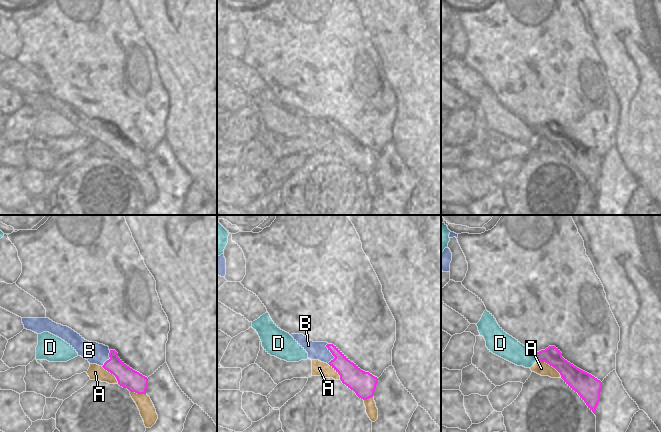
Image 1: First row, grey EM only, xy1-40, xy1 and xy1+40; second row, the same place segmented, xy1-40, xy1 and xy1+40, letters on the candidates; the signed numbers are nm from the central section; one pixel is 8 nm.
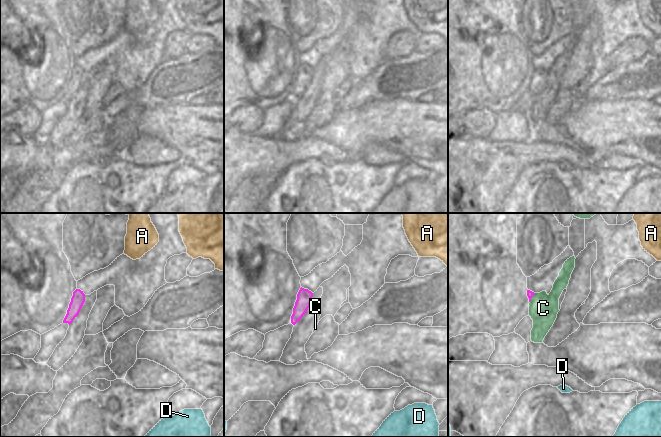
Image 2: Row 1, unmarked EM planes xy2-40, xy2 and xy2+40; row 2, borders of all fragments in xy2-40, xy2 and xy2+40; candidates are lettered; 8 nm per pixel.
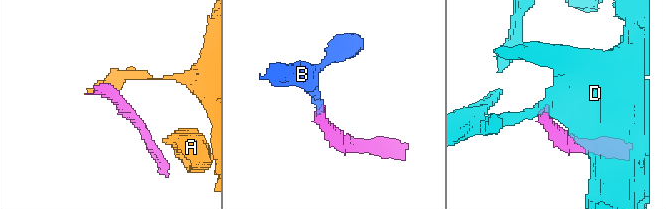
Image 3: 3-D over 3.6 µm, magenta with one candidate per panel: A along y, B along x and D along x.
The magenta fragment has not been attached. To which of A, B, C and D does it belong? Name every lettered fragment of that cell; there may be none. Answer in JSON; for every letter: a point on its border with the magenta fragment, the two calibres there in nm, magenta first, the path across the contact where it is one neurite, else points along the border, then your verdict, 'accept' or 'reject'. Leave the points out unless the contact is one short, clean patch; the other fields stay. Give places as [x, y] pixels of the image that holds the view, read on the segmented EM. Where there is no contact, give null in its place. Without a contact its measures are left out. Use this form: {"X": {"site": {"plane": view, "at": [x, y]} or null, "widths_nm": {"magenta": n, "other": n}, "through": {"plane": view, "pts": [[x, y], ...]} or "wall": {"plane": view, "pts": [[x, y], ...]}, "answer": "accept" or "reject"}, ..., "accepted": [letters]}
{"A": {"site": {"plane": "xy1+40", "at": [550, 365]}, "widths_nm": {"magenta": 170, "other": 110}, "answer": "reject"}, "B": {"site": {"plane": "xy1", "at": [331, 352]}, "widths_nm": {"magenta": 170, "other": 140}, "through": {"plane": "xy1", "pts": [[350, 375], [331, 352], [316, 350]]}, "answer": "accept"}, "C": {"site": {"plane": "xy2+40", "at": [532, 296]}, "widths_nm": {"magenta": 50, "other": 240}, "wall": {"plane": "xy2+40", "pts": [[535, 293], [529, 301]]}, "answer": "reject"}, "D": {"site": {"plane": "xy1+40", "at": [535, 356]}, "widths_nm": {"magenta": 140, "other": 190}, "wall": {"plane": "xy1+40", "pts": [[533, 354], [537, 360]]}, "answer": "reject"}, "accepted": ["B"]}

